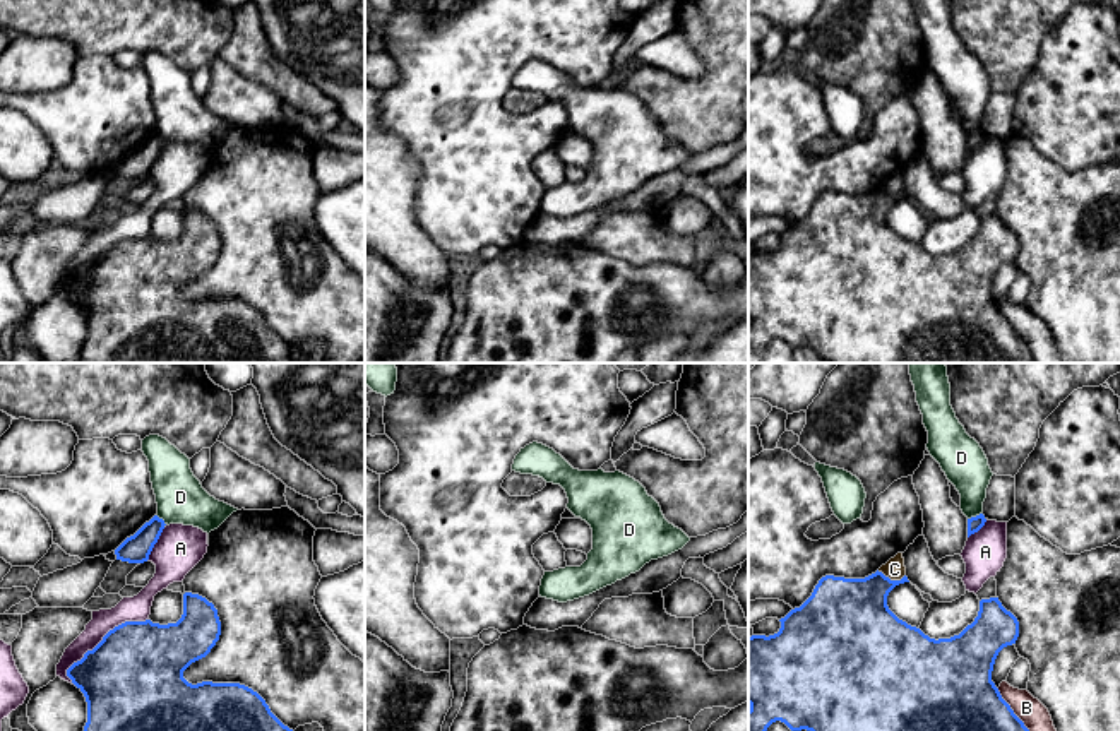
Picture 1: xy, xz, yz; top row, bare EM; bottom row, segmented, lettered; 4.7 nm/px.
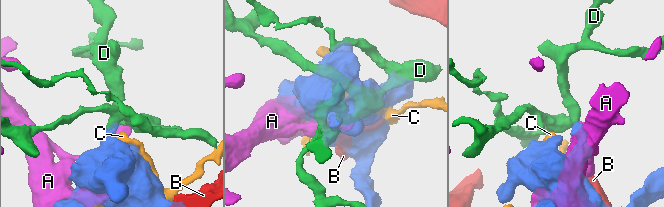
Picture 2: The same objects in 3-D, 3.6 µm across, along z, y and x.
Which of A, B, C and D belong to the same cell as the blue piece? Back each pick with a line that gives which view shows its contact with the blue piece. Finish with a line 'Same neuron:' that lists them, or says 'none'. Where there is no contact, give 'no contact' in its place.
Same neuron: none

